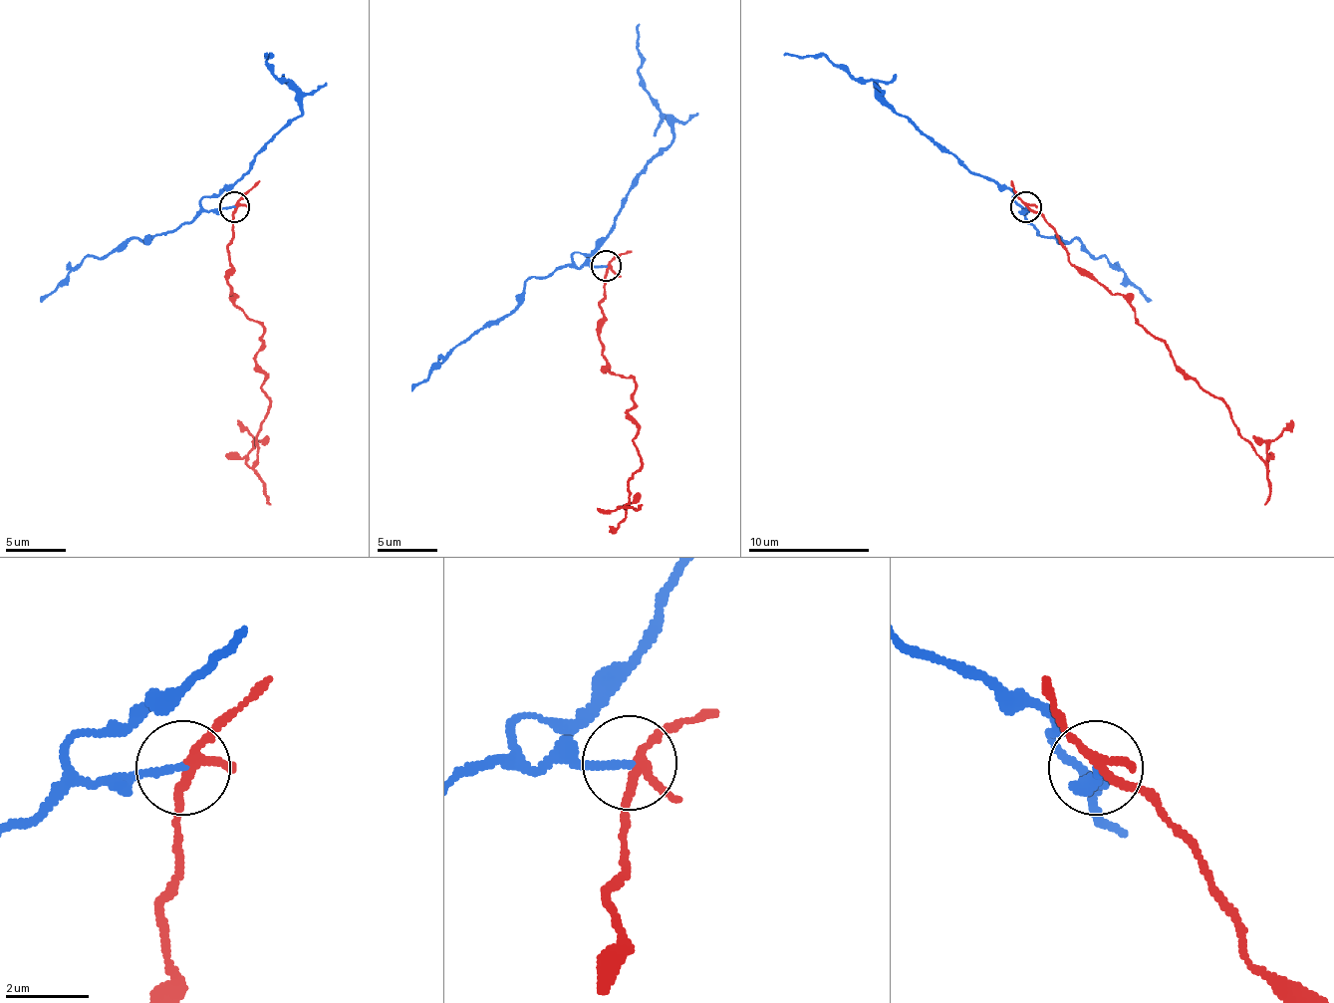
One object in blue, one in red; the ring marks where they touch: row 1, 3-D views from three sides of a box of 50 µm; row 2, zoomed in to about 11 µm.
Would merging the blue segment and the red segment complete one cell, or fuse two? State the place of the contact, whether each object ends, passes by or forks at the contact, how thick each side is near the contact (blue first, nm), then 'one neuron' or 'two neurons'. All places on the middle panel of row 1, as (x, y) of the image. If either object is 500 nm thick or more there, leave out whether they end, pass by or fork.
(606, 266) | blue ends | red forks | 200/180 nm | two neurons

